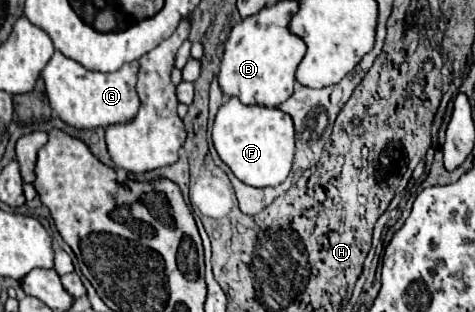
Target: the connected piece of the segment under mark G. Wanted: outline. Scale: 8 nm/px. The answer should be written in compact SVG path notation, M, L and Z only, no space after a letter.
M55 51L55 55L45 65L41 77L45 81L49 103L53 111L61 117L61 121L65 121L75 129L97 129L115 123L127 123L137 115L141 105L135 89L137 71L139 71L139 63L133 61L133 63L125 63L115 73L97 73L85 69L77 61Z

